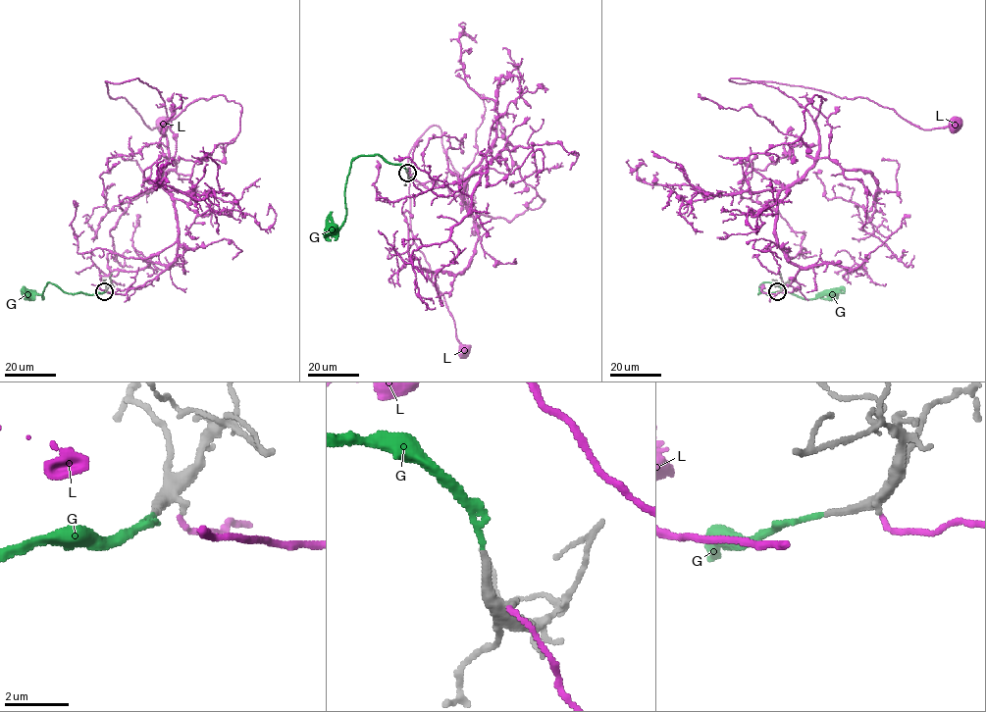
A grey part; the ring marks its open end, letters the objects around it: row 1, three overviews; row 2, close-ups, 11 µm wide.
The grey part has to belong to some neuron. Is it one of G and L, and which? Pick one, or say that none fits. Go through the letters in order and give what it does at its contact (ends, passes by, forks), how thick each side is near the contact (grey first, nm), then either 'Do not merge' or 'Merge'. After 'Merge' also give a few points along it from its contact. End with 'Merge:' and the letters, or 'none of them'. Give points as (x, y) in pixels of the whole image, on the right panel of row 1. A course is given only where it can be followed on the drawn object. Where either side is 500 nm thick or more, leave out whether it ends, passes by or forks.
G: It ends there. Thickness 240 nm (grey) against 150 nm. Merge. Its course: (777, 291), (758, 294), (759, 286), (765, 282), (806, 299), (833, 294)
L: It ends there. Thickness 320 nm (grey) against 150 nm. Do not merge
Merge: G

